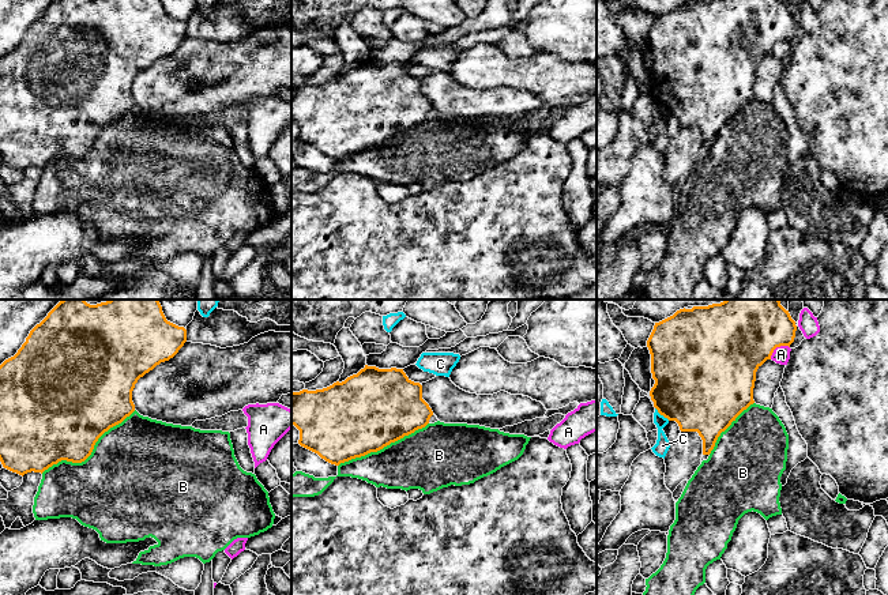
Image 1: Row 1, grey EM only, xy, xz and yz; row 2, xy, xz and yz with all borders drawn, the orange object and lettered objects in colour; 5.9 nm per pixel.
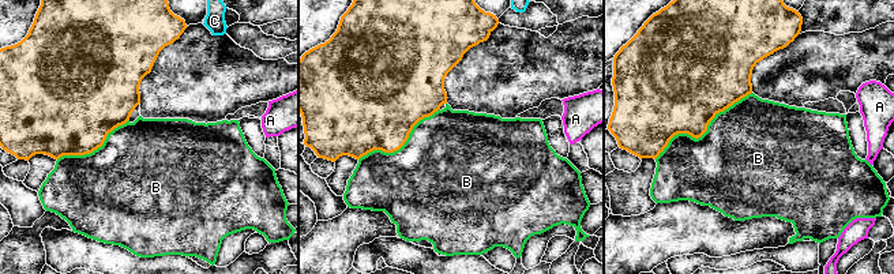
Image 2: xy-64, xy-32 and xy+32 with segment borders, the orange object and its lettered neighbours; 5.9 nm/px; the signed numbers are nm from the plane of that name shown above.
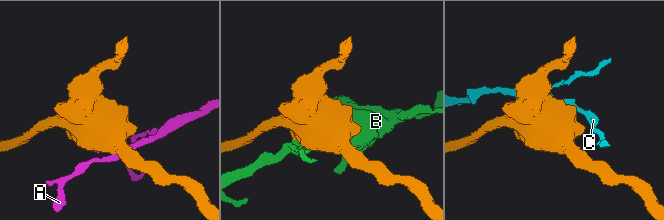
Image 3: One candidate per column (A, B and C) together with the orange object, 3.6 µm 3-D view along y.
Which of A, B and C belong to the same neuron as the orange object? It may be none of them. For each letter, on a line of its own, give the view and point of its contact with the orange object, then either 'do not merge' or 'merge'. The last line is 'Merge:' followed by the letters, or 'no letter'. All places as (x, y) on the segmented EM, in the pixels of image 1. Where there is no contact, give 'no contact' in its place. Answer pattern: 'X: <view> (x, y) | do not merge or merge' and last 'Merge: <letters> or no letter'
A: yz (776, 346) | do not merge
B: xy (91, 451) | do not merge
C: yz (662, 414) | do not merge
Merge: no letter

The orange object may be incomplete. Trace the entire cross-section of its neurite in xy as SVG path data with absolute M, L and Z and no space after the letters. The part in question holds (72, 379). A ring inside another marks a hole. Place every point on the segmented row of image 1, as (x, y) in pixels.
M61 300L37 324L18 353L0 365L0 462L25 475L44 472L61 460L82 463L98 438L135 411L132 391L140 377L173 358L187 342L187 329L166 320L158 300L109 300L90 305Z

